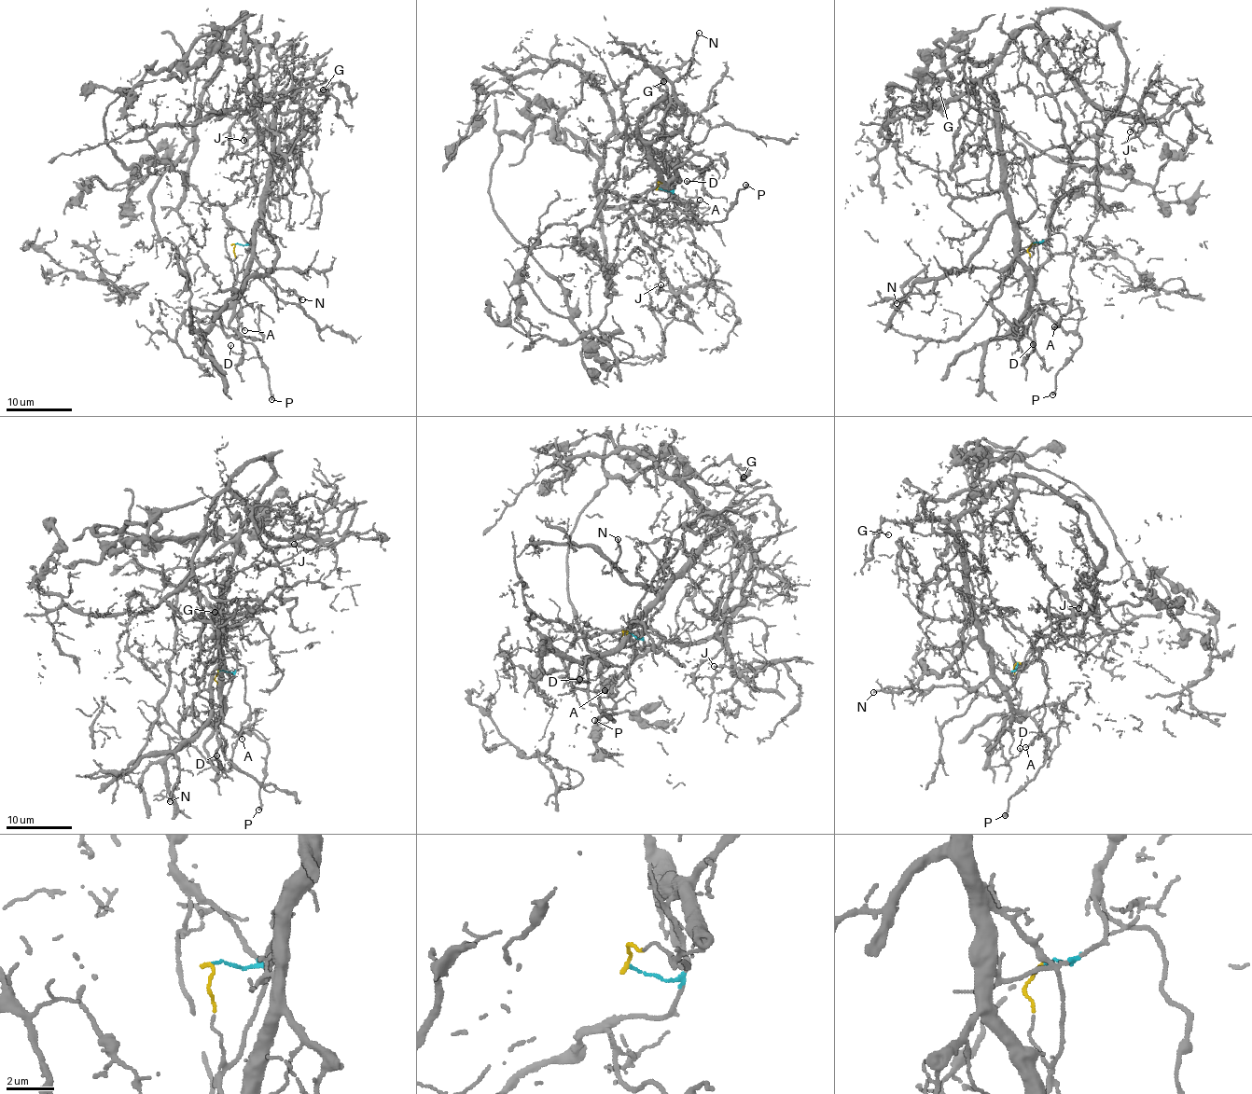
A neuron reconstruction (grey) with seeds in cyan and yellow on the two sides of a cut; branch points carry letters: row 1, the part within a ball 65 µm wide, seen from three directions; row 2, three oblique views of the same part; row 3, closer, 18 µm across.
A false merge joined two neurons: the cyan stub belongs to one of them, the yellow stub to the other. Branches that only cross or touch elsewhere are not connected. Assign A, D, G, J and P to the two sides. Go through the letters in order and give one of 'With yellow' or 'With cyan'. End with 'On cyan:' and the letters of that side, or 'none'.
A: With cyan
D: With yellow
G: With cyan
J: With cyan
P: With yellow
On cyan: A, G, J

